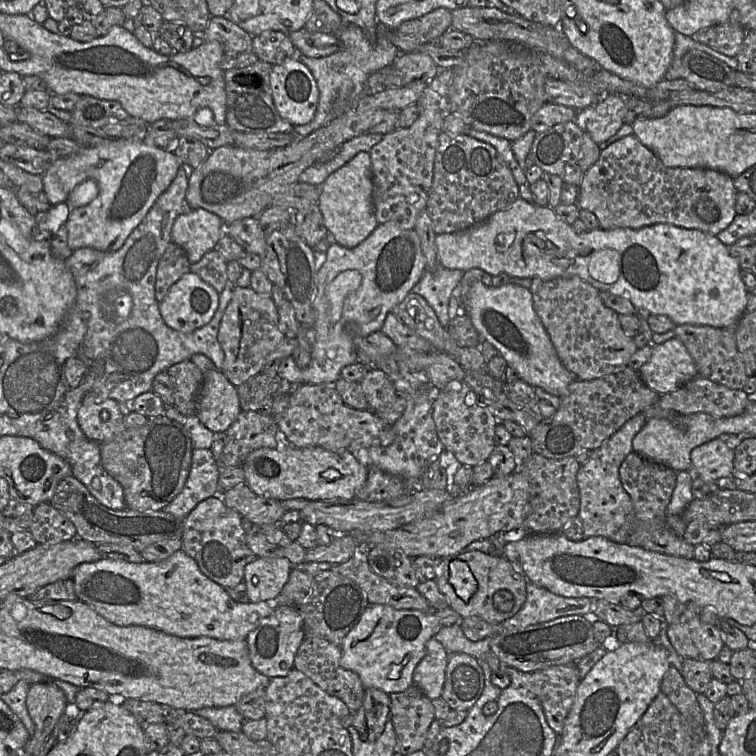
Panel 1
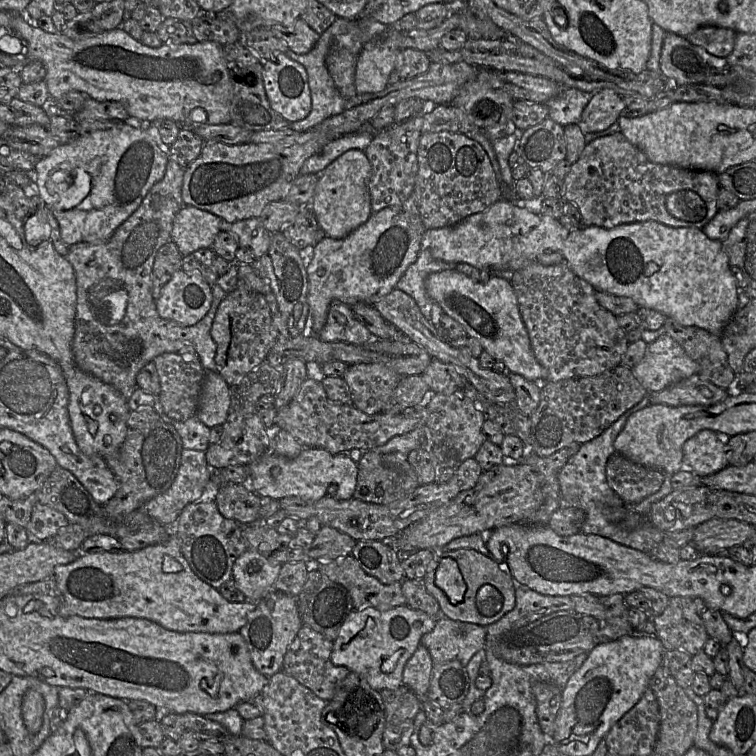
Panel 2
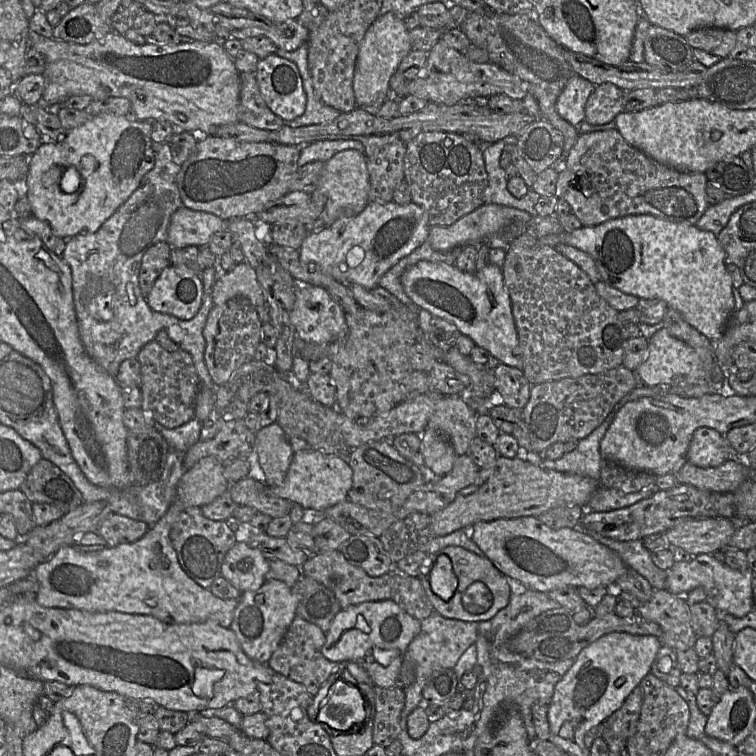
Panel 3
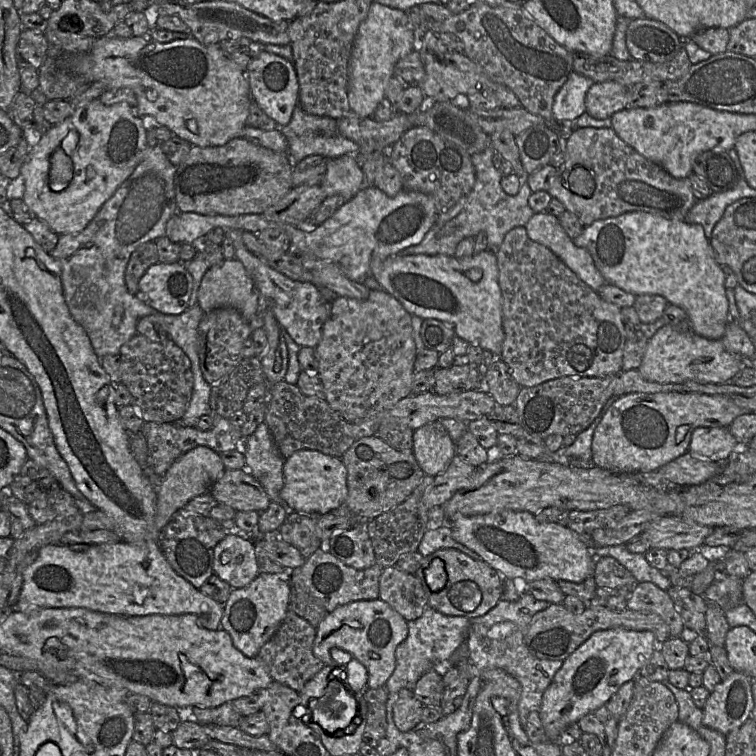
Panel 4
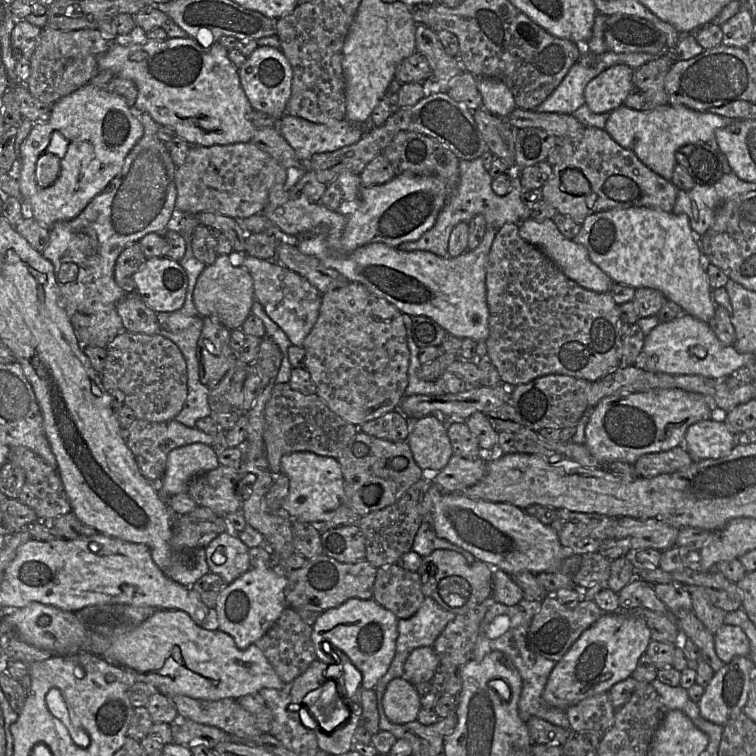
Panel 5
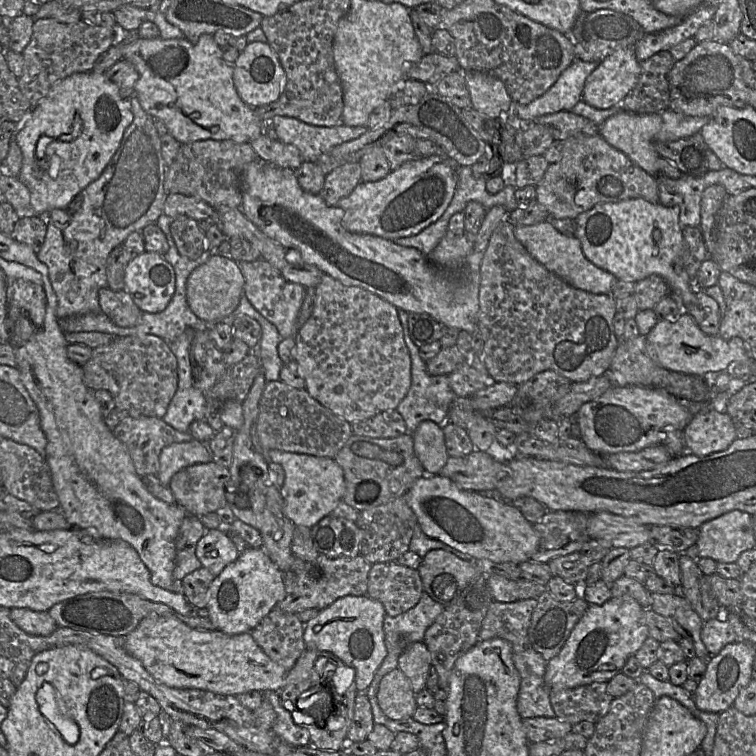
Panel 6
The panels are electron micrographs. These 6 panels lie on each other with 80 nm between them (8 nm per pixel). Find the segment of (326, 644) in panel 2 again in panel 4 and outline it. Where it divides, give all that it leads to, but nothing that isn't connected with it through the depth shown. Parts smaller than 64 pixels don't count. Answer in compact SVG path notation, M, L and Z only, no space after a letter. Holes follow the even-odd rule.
M288 610L275 634L263 645L258 657L266 664L272 678L297 692L311 680L324 666L314 654L317 630L308 621Z

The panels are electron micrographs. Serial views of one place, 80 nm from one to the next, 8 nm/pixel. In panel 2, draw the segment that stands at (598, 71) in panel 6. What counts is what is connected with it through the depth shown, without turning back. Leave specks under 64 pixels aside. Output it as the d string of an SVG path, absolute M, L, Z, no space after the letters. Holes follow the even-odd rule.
M602 89L593 93L582 113L579 124L584 133L606 130L617 123L623 110L623 97L611 89Z

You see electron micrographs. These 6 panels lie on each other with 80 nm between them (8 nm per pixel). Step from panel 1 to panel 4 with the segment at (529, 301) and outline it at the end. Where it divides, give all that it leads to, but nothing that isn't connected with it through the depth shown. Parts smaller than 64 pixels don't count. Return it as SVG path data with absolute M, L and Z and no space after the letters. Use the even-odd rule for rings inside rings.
M485 250L469 257L458 258L445 255L394 255L371 264L370 276L380 287L396 298L412 315L422 319L437 319L453 328L455 335L470 344L480 345L498 358L505 338L502 326L502 293L499 286L499 269L496 255Z

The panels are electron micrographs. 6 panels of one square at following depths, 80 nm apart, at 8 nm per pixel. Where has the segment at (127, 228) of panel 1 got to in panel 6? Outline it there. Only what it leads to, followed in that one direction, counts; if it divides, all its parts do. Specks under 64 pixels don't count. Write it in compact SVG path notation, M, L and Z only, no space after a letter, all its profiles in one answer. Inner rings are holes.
M93 71L74 73L56 82L51 87L48 94L36 106L34 106L20 122L18 122L14 137L14 140L18 144L22 153L22 167L17 178L19 178L28 188L30 192L30 205L35 214L39 216L43 213L50 213L53 209L66 208L80 192L82 192L93 181L97 180L119 148L124 132L132 123L133 118L134 116L130 110L128 101L121 97L117 86L109 81L105 74L95 73Z

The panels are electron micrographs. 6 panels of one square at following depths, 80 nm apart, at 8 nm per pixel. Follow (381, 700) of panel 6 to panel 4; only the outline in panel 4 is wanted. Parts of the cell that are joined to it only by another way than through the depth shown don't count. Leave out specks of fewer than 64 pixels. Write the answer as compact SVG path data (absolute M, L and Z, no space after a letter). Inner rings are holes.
M403 688L391 707L392 718L396 727L402 732L412 730L421 721L423 704L414 691Z

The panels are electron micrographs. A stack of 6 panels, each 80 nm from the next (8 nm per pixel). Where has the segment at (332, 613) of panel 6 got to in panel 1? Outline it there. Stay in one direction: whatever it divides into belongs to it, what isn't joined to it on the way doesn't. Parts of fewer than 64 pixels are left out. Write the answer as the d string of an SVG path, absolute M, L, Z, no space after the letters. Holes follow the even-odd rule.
M370 604L359 622L345 636L341 645L340 666L358 674L365 688L380 689L387 694L403 692L413 685L413 672L426 653L426 643L442 627L461 624L463 618L452 608L441 611L396 609L390 605Z

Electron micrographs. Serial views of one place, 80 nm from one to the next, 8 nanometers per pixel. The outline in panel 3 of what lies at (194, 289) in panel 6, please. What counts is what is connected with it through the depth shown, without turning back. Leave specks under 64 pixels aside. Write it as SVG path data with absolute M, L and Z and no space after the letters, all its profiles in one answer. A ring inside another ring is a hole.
M245 261L237 263L213 285L212 301L214 306L235 297L247 298L257 310L261 323L270 323L270 311L265 309L265 292L257 279L255 269Z

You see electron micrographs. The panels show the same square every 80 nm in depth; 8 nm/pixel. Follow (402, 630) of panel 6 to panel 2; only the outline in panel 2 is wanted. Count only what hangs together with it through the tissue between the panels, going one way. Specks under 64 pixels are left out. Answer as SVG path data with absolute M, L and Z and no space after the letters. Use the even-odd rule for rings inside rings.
M438 617L435 627L432 631L423 635L420 645L427 648L433 664L445 664L449 661L457 660L463 666L466 666L470 659L485 647L486 627L469 622L461 622Z

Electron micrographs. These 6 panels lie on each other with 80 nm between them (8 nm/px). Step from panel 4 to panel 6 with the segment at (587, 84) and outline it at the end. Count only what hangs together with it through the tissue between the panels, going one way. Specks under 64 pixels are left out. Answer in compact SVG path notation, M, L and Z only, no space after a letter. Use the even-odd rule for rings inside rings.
M574 60L563 71L557 81L543 95L529 104L514 104L510 114L521 121L531 122L533 119L560 111L572 111L582 100L583 88L587 77L600 62Z

